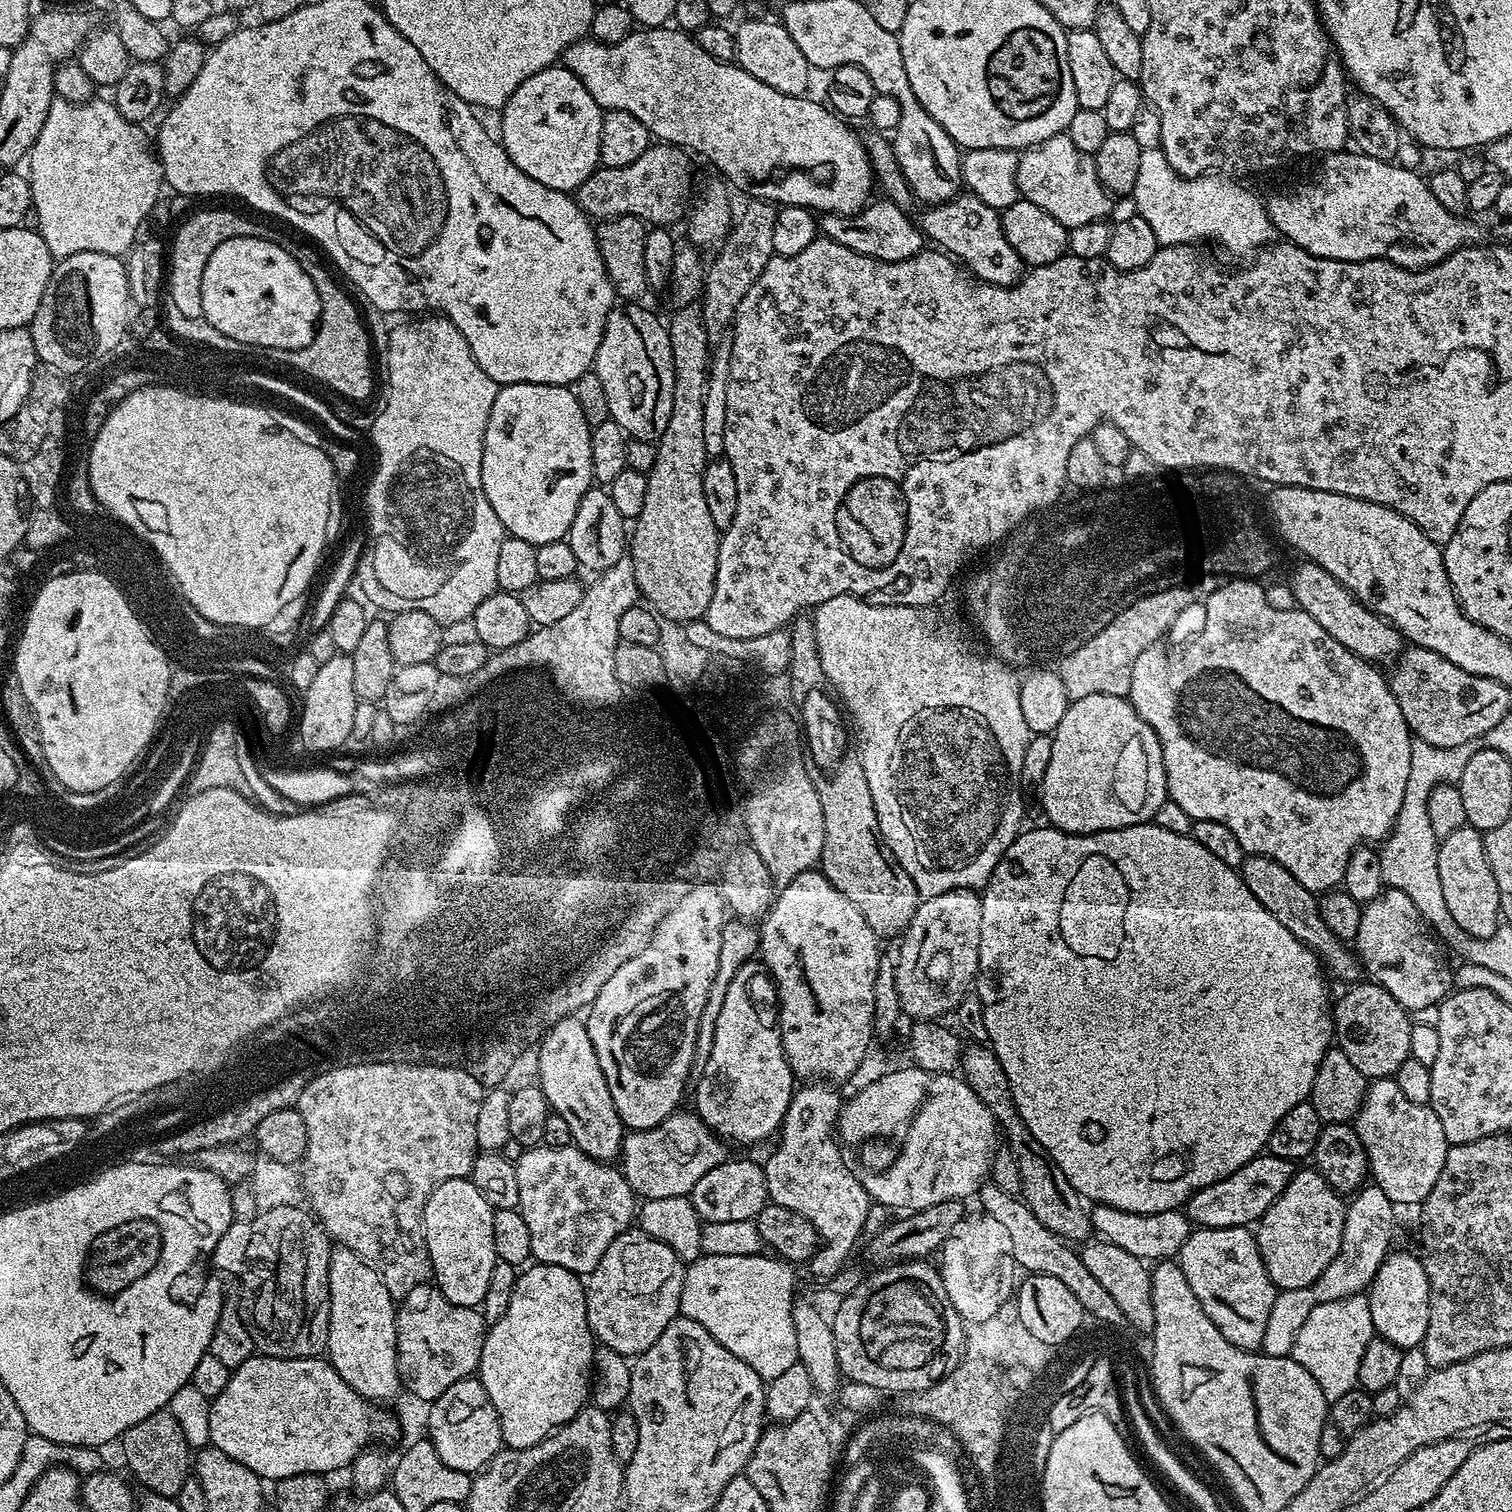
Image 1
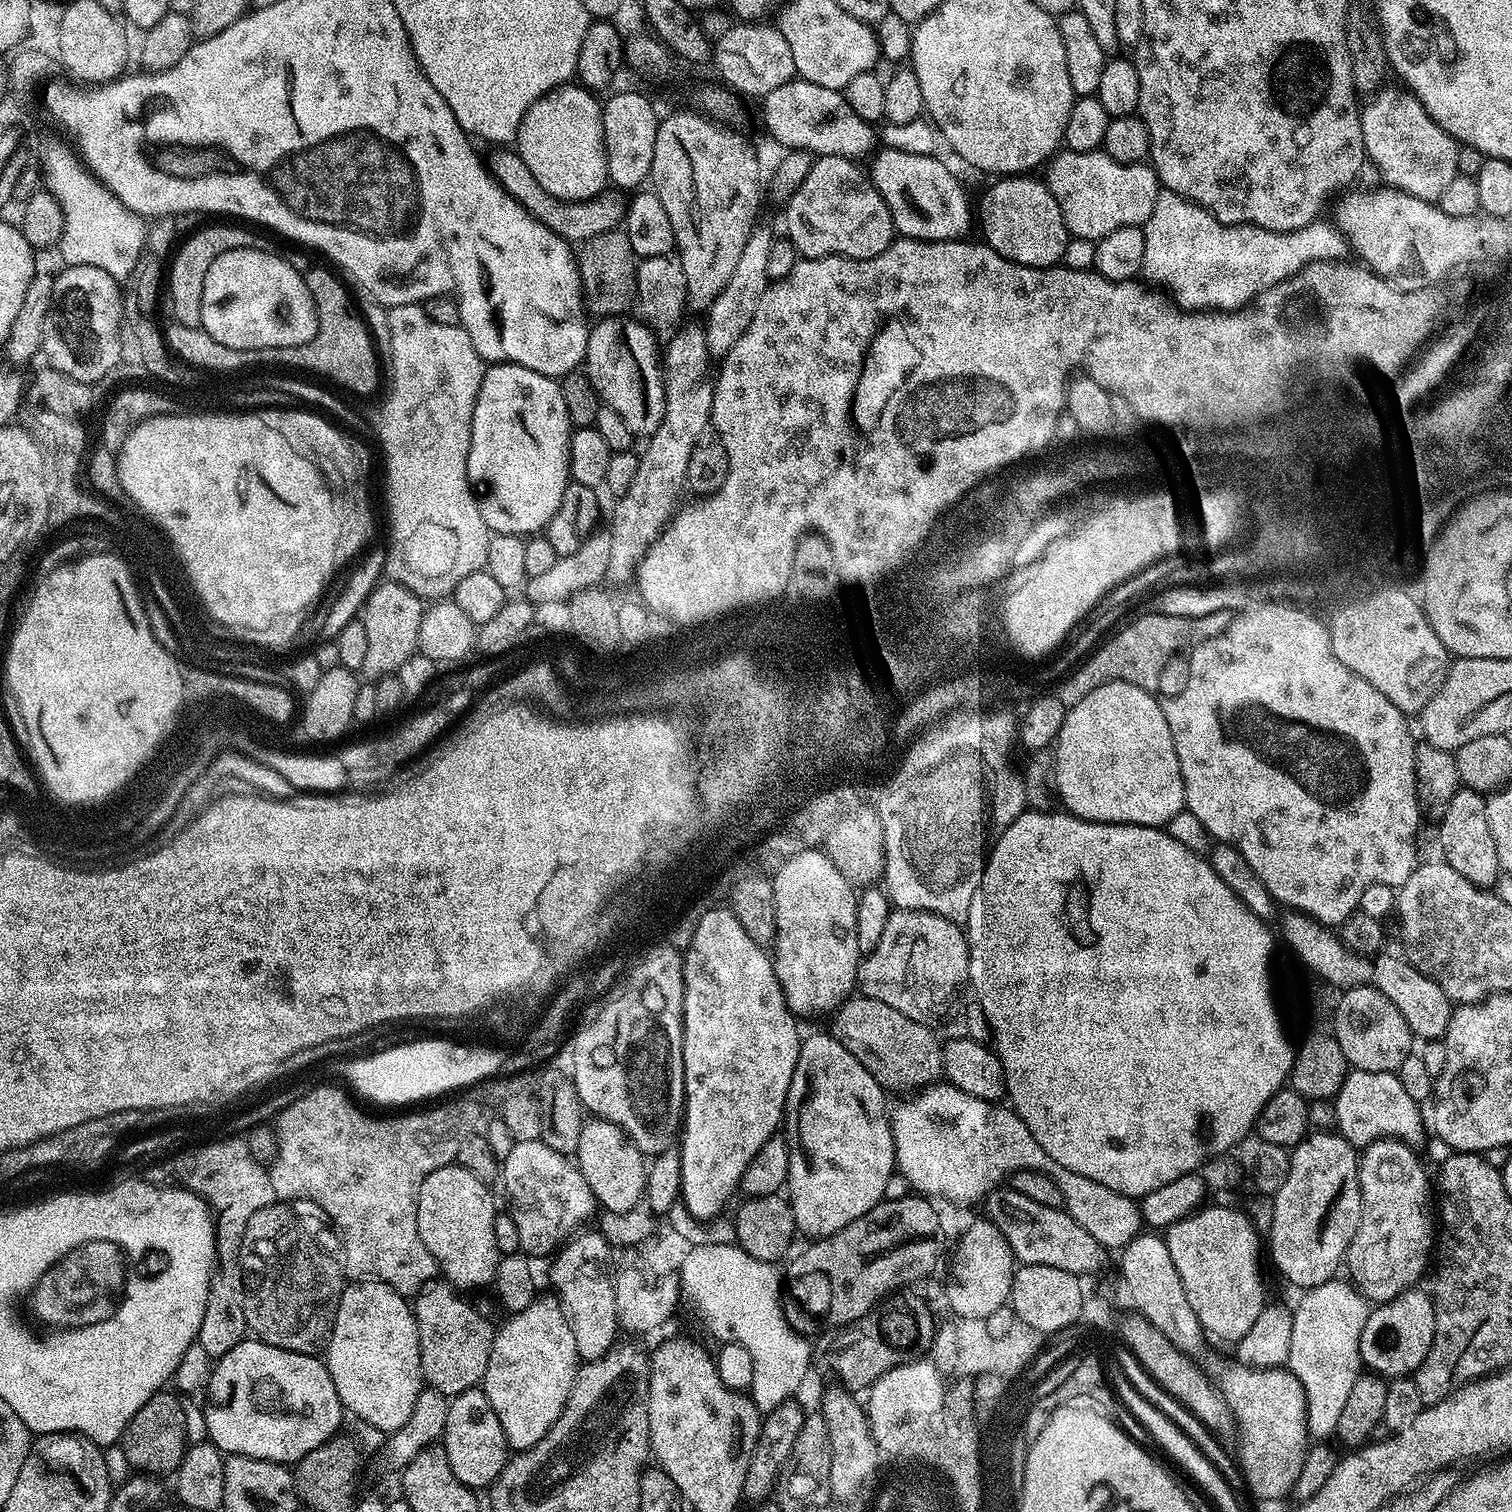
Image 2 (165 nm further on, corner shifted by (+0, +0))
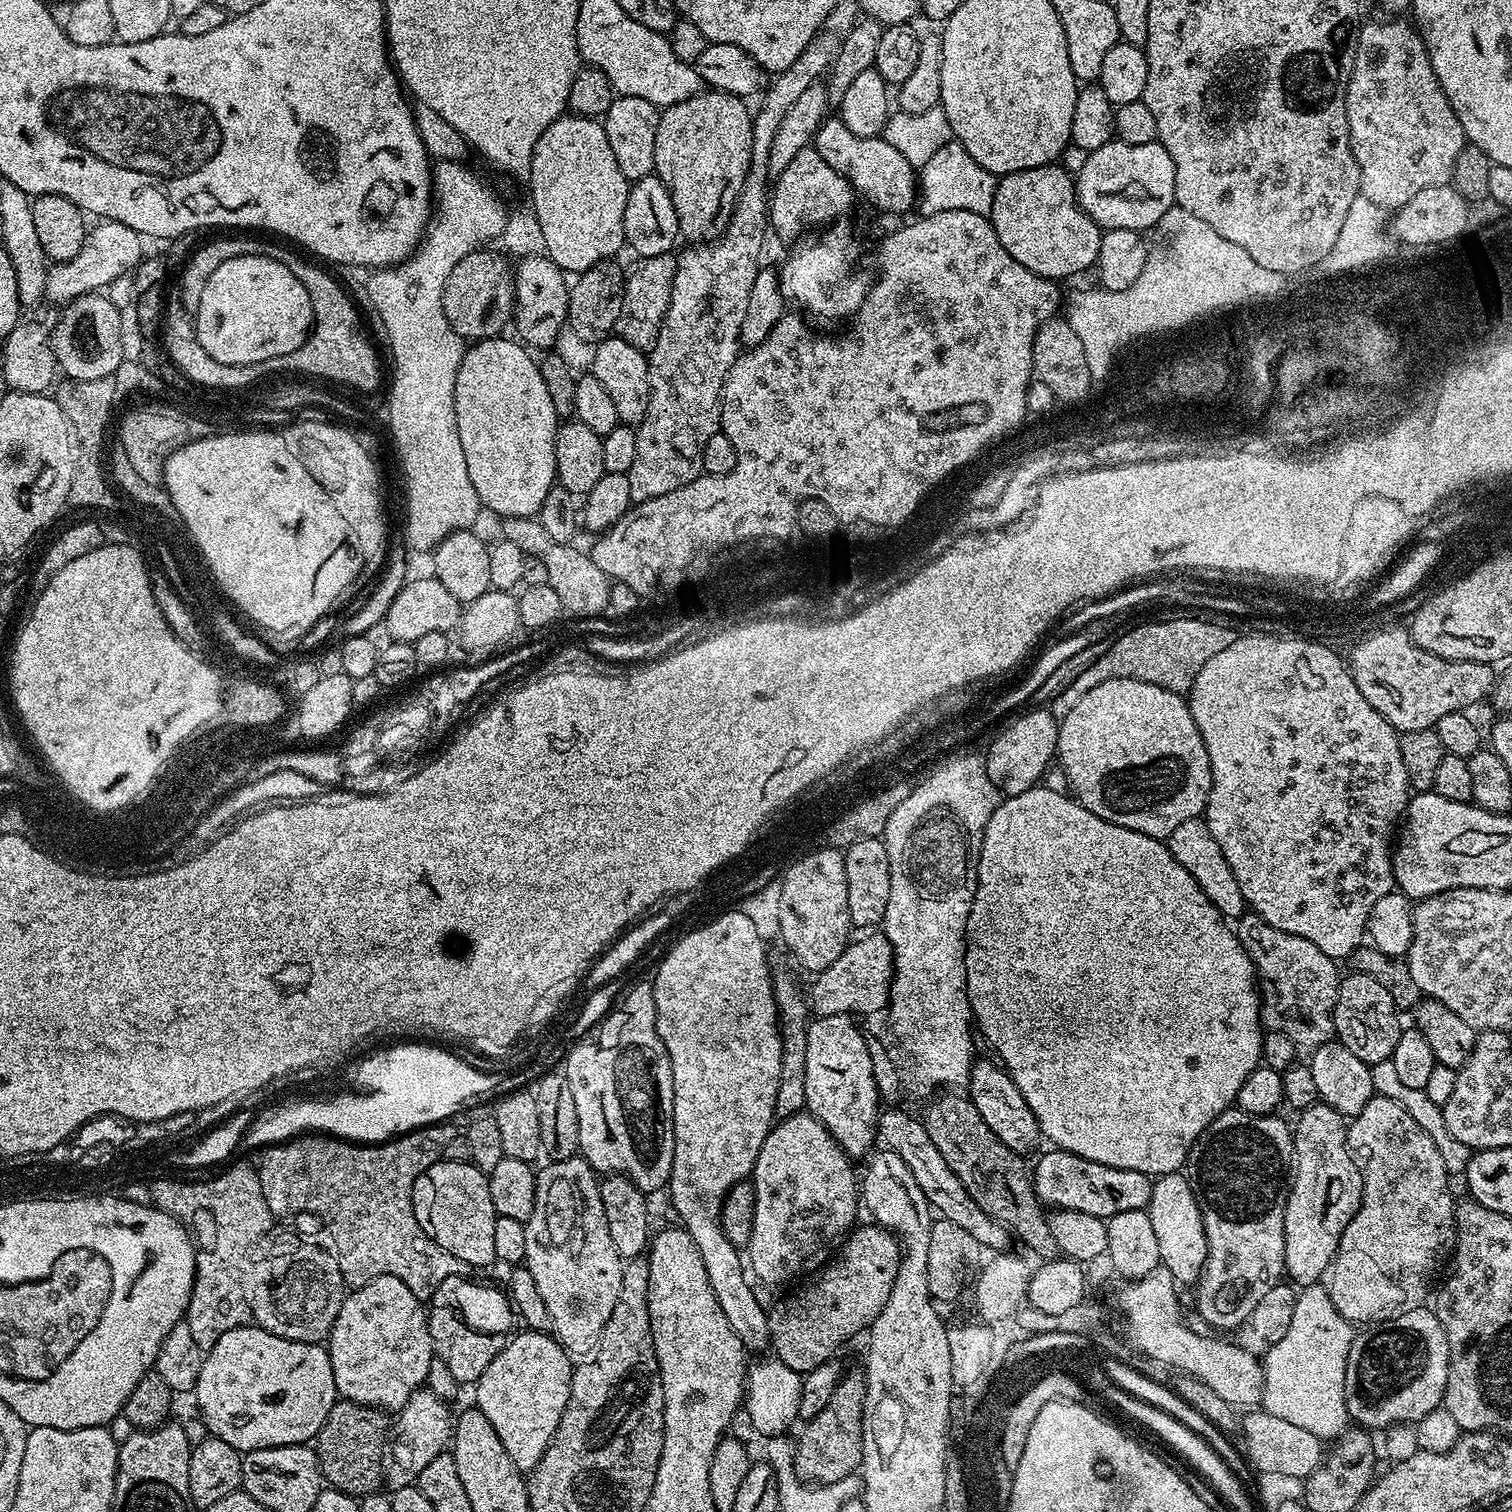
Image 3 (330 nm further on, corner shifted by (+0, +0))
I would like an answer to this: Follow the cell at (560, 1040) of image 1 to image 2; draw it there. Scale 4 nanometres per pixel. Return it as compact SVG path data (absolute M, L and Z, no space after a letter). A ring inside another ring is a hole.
M599 1118L585 1119L582 1134L578 1137L574 1163L579 1168L582 1178L586 1178L597 1205L605 1213L628 1212L641 1203L644 1195L646 1157L616 1124Z

